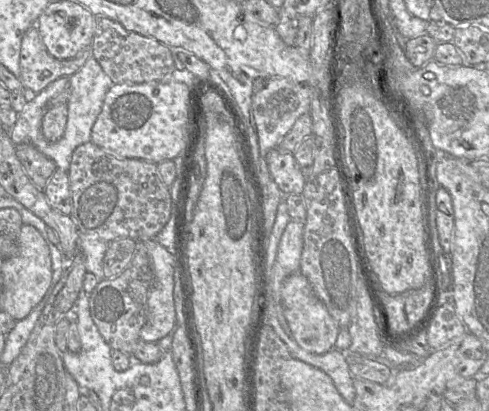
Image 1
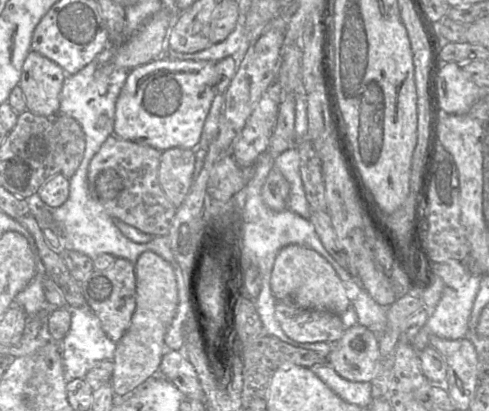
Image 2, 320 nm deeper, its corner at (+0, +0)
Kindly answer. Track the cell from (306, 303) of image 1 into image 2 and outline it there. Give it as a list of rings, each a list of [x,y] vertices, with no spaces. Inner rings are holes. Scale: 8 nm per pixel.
[[[296,244],[283,247],[276,255],[273,265],[270,287],[277,302],[287,302],[302,309],[323,310],[342,315],[350,306],[346,288],[333,267],[316,251]]]

